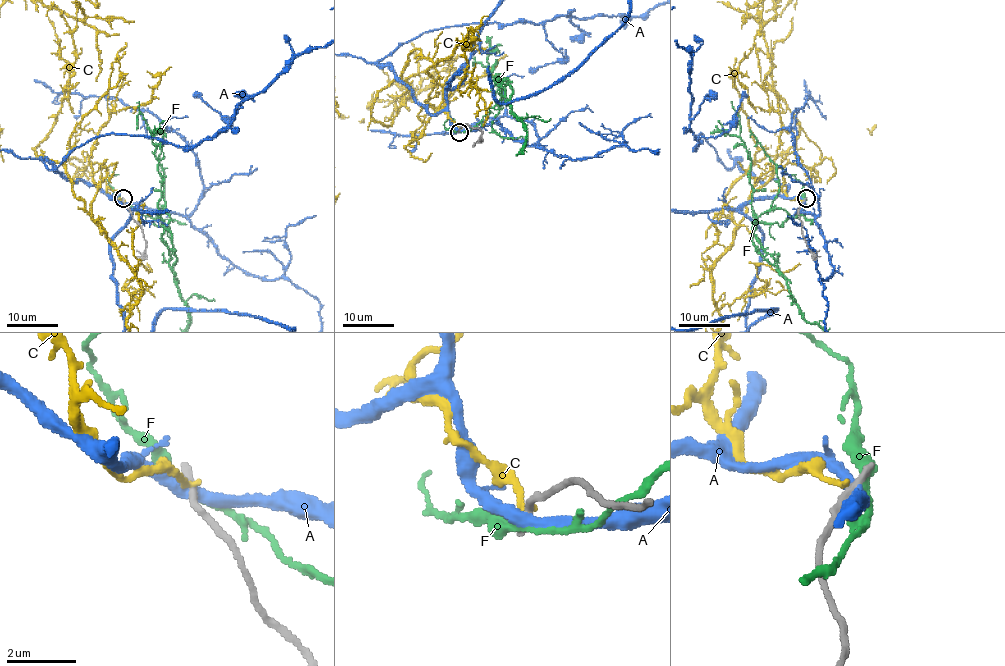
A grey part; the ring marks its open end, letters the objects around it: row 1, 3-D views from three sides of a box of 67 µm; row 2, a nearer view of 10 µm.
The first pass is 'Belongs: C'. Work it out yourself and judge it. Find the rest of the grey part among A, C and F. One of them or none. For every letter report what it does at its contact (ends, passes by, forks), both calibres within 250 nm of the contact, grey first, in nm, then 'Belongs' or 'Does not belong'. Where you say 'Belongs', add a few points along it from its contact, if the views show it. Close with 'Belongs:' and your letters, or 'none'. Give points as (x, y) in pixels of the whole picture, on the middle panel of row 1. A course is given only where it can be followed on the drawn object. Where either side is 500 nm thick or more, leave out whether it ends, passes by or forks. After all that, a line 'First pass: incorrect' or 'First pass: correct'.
A: It passes by. Thickness 240 nm (grey) against 360 nm. Does not belong
C: It ends there. Thickness 260 nm (grey) against 170 nm. Does not belong
F: It passes by. Thickness 240 nm (grey) against 320 nm. Does not belong
Belongs: none
First pass: incorrect

